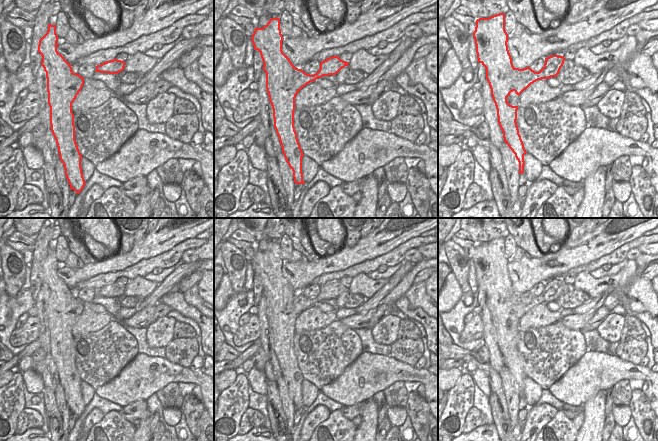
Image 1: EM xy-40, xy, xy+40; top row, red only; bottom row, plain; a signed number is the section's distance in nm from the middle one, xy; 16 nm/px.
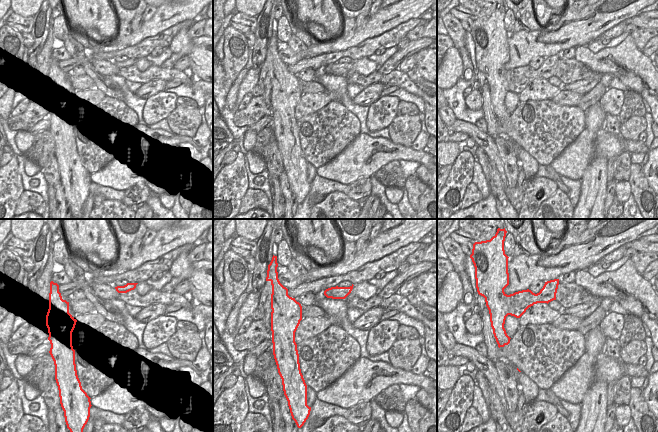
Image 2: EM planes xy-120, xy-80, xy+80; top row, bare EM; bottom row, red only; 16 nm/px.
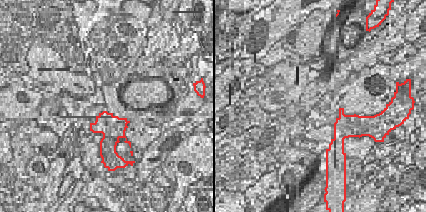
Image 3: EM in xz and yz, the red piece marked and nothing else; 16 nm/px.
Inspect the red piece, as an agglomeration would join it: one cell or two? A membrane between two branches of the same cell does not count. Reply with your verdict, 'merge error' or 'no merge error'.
merge error

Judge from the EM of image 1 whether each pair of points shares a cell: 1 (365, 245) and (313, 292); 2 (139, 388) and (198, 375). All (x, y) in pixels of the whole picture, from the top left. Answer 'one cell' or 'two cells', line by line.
1: two cells
2: one cell

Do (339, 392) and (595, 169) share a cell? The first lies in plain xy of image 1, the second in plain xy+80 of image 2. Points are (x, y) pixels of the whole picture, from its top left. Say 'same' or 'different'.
different

